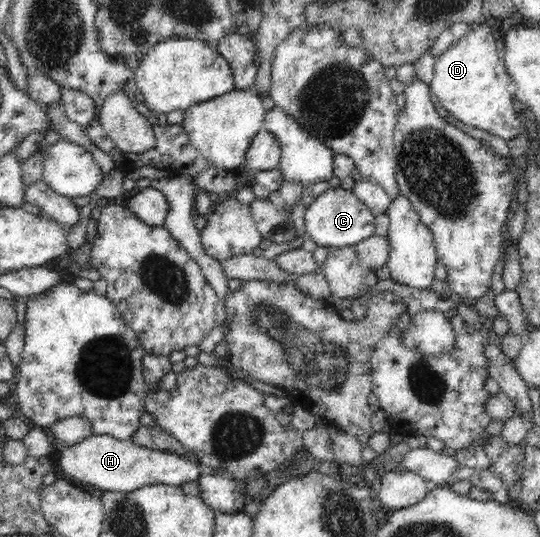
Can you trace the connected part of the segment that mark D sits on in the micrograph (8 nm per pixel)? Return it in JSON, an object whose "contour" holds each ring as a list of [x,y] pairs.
{"contour":[[[480,21],[473,24],[462,39],[435,58],[430,86],[432,95],[436,95],[439,105],[450,116],[464,125],[472,125],[508,141],[523,133],[524,127],[514,108],[516,99],[508,91],[508,72],[504,60],[498,57],[498,51],[490,23]]]}

